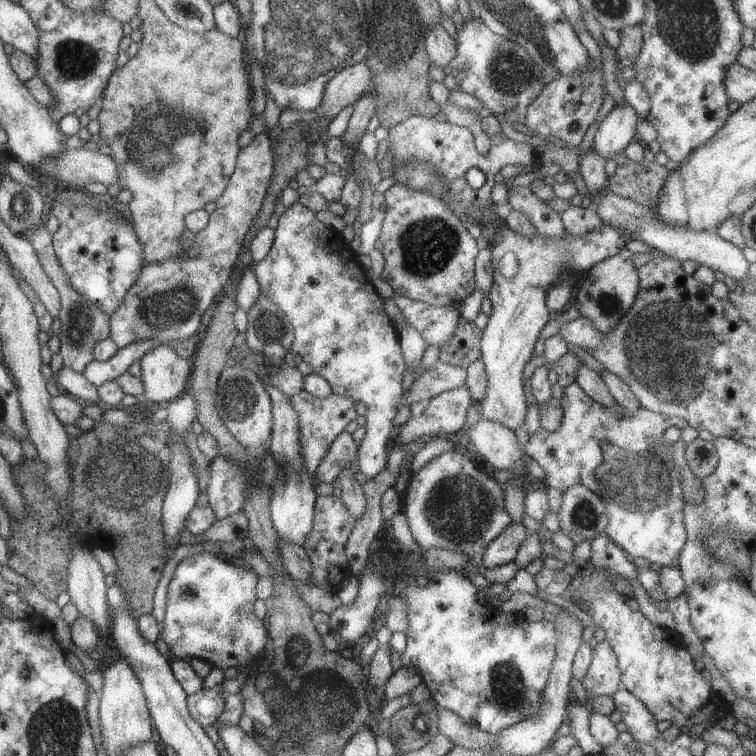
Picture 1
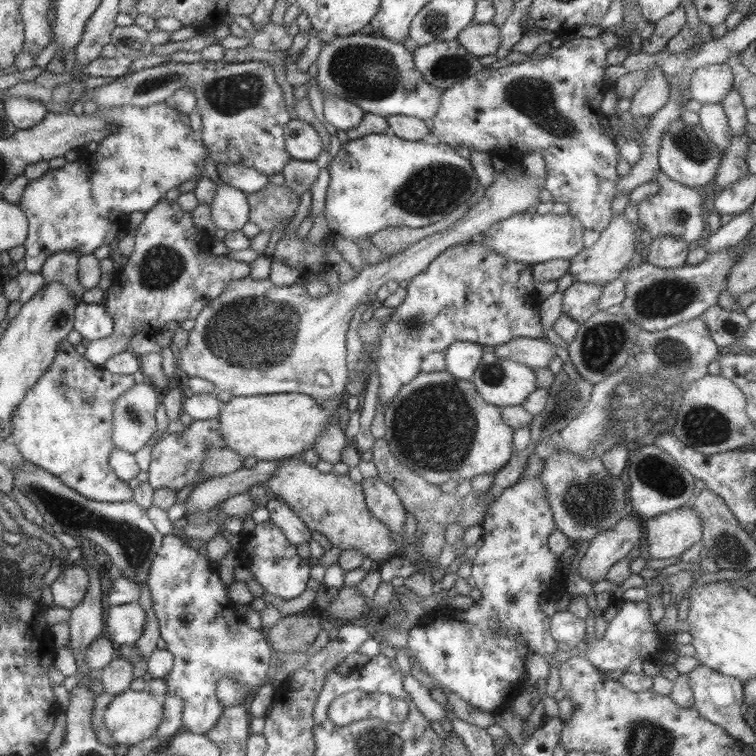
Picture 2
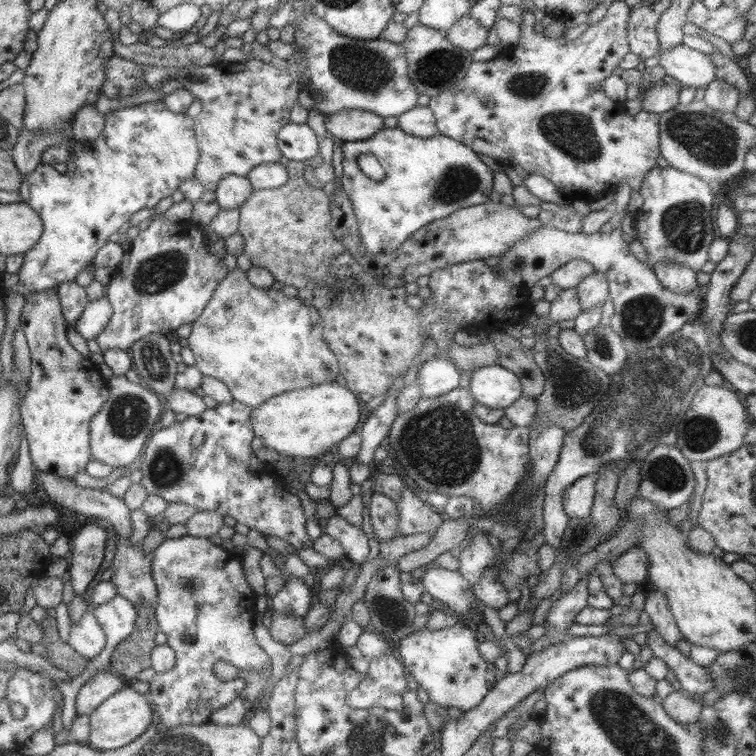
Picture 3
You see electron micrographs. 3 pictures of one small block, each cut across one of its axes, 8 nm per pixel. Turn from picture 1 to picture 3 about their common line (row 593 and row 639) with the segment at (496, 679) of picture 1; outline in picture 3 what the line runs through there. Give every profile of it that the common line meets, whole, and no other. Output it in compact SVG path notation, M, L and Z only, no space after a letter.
M463 624L438 630L421 628L399 639L394 655L418 687L426 691L430 702L444 709L456 708L465 713L477 706L496 682L493 677L497 670L479 656L479 640L475 632Z

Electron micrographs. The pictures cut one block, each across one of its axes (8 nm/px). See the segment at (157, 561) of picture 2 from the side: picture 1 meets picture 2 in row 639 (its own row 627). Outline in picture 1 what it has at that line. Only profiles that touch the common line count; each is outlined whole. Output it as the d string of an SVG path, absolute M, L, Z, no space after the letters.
M205 551L187 556L176 565L166 591L165 613L161 640L176 660L201 658L213 667L234 667L242 670L245 664L259 654L267 642L267 628L264 620L253 614L253 603L257 600L255 586L259 577L253 570L235 566L228 560L221 560L217 554Z

